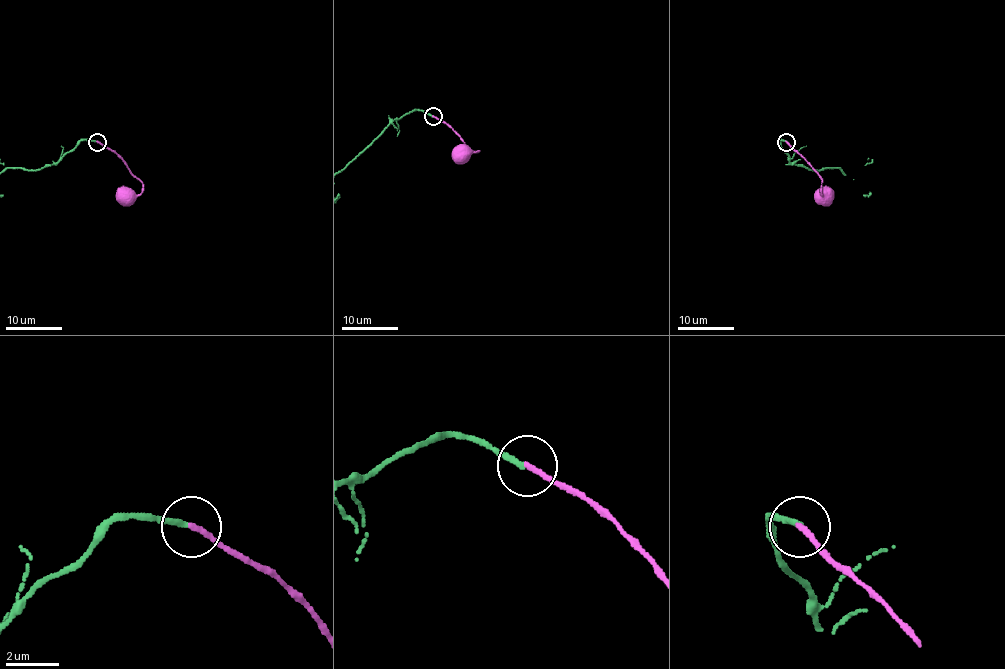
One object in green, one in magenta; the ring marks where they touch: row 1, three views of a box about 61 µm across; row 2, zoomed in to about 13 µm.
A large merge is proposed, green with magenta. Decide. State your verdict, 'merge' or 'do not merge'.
merge

